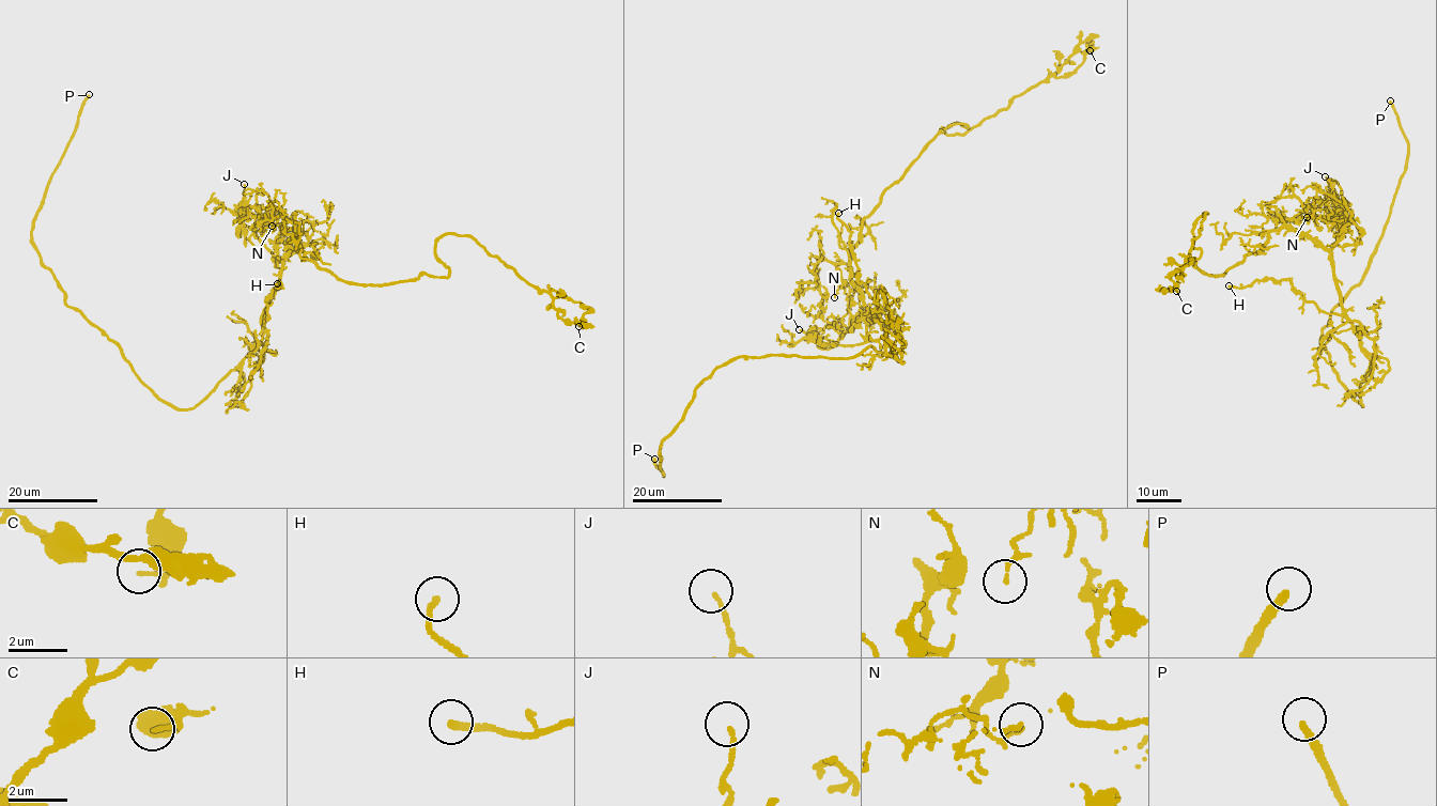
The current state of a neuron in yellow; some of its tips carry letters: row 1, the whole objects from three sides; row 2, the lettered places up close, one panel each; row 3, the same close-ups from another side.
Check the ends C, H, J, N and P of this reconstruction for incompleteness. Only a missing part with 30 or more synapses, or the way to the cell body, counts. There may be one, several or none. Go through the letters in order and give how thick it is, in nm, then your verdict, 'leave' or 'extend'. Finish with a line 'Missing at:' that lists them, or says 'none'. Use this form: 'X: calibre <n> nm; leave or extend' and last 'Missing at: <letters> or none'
C: calibre 150 nm; leave
H: calibre 190 nm; leave
J: calibre 120 nm; extend
N: calibre 130 nm; leave
P: calibre 280 nm; extend
Missing at: J, P

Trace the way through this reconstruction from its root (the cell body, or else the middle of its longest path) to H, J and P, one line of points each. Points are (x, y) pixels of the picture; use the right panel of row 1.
H: (1340, 294), (1340, 314), (1323, 312), (1302, 297), (1286, 279), (1255, 280), (1241, 288), (1229, 285)
J: (1340, 294), (1331, 250), (1337, 245), (1355, 245), (1360, 237), (1353, 215), (1337, 203), (1325, 176)
P: (1340, 294), (1373, 357), (1361, 406), (1319, 341), (1361, 280), (1403, 174), (1407, 144), (1390, 101)

